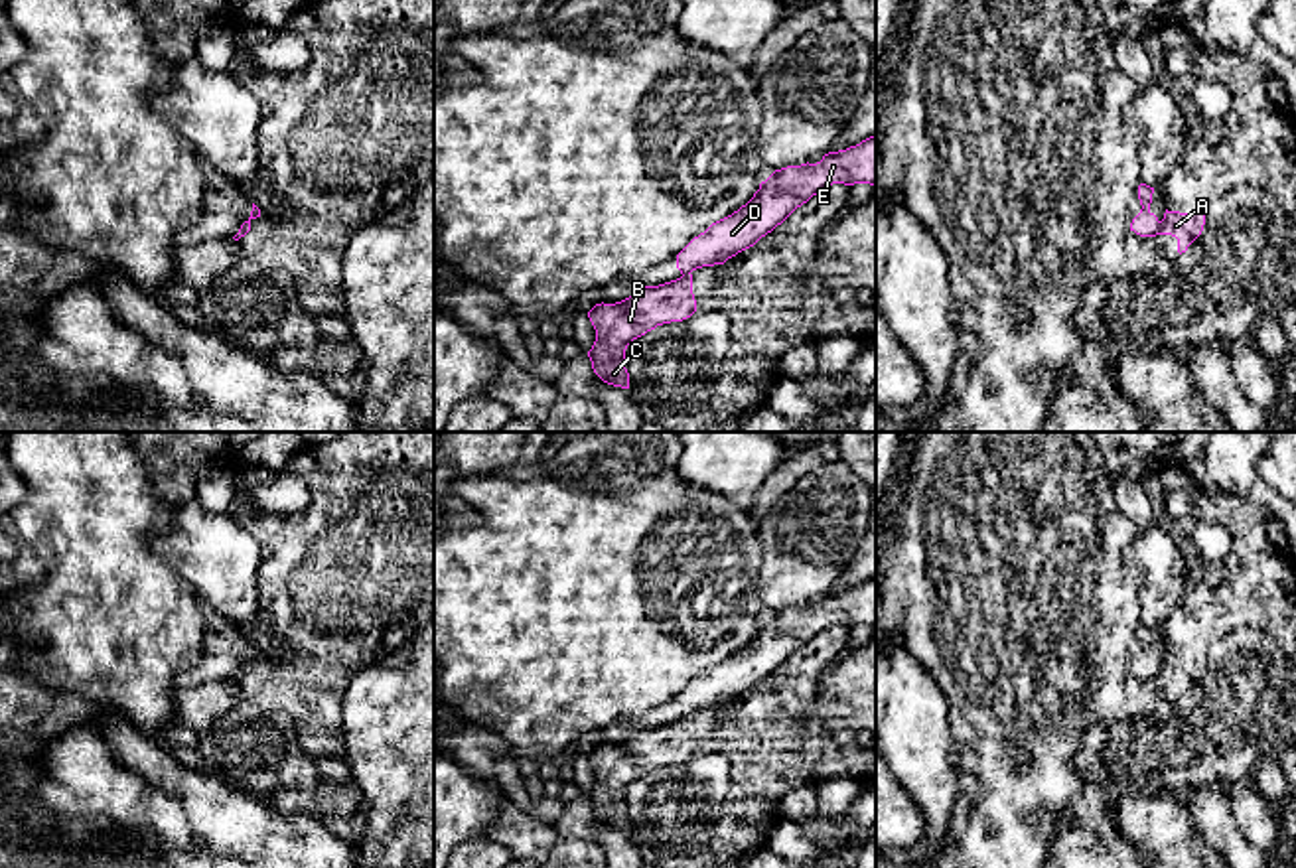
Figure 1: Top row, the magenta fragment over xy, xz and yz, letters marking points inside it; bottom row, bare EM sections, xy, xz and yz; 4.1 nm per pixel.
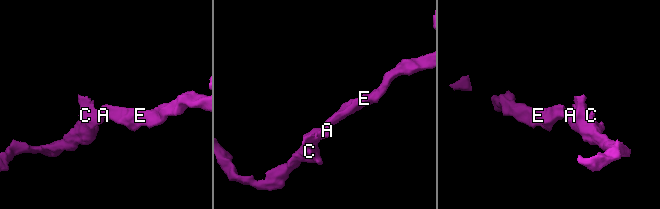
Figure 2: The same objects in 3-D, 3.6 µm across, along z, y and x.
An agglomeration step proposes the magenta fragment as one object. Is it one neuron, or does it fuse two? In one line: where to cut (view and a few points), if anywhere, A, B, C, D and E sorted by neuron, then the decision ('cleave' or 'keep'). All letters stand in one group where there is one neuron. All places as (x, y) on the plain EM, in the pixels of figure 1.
cut in yz along (1160, 663), (1156, 675); A B C / D E; cleave

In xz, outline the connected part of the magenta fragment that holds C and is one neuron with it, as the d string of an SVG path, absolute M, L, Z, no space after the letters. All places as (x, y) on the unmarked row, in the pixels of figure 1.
M692 716L677 722L645 728L615 746L596 746L588 760L596 771L596 783L588 793L594 815L608 827L629 831L625 811L627 787L657 767L683 763L696 754Z

